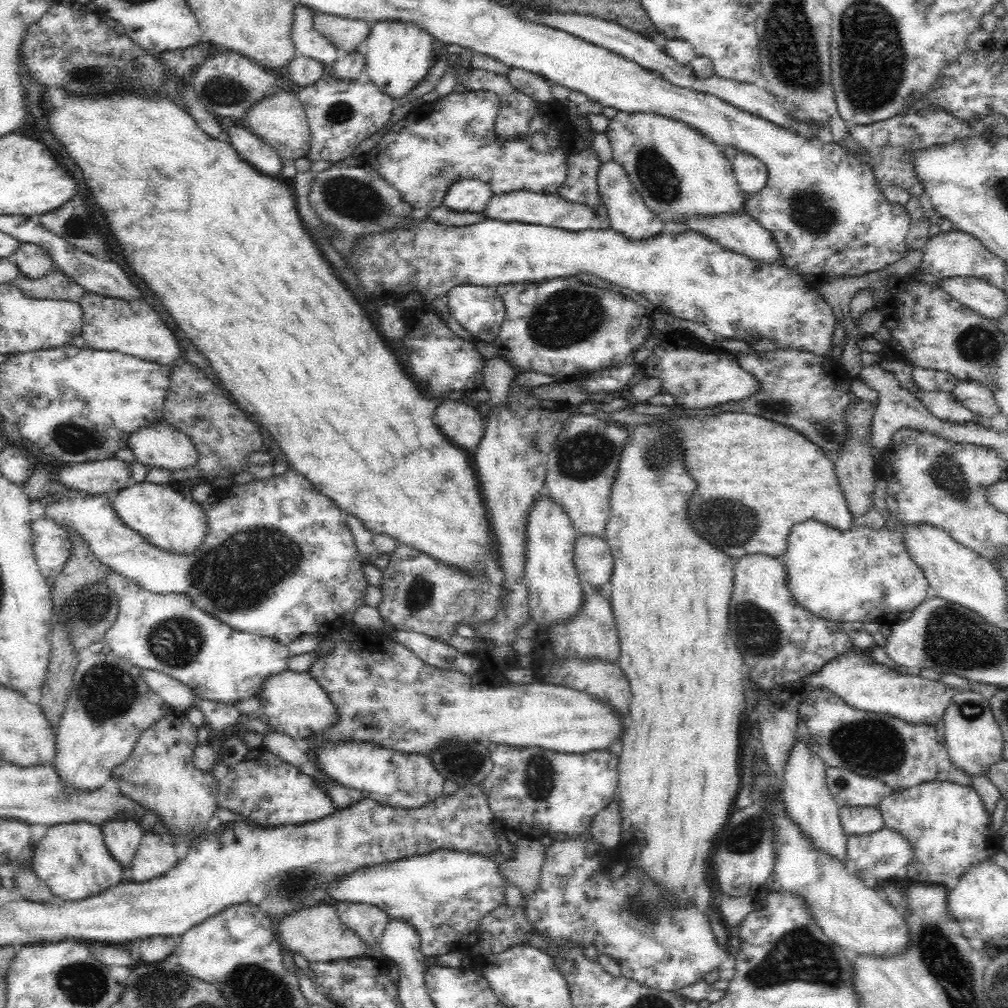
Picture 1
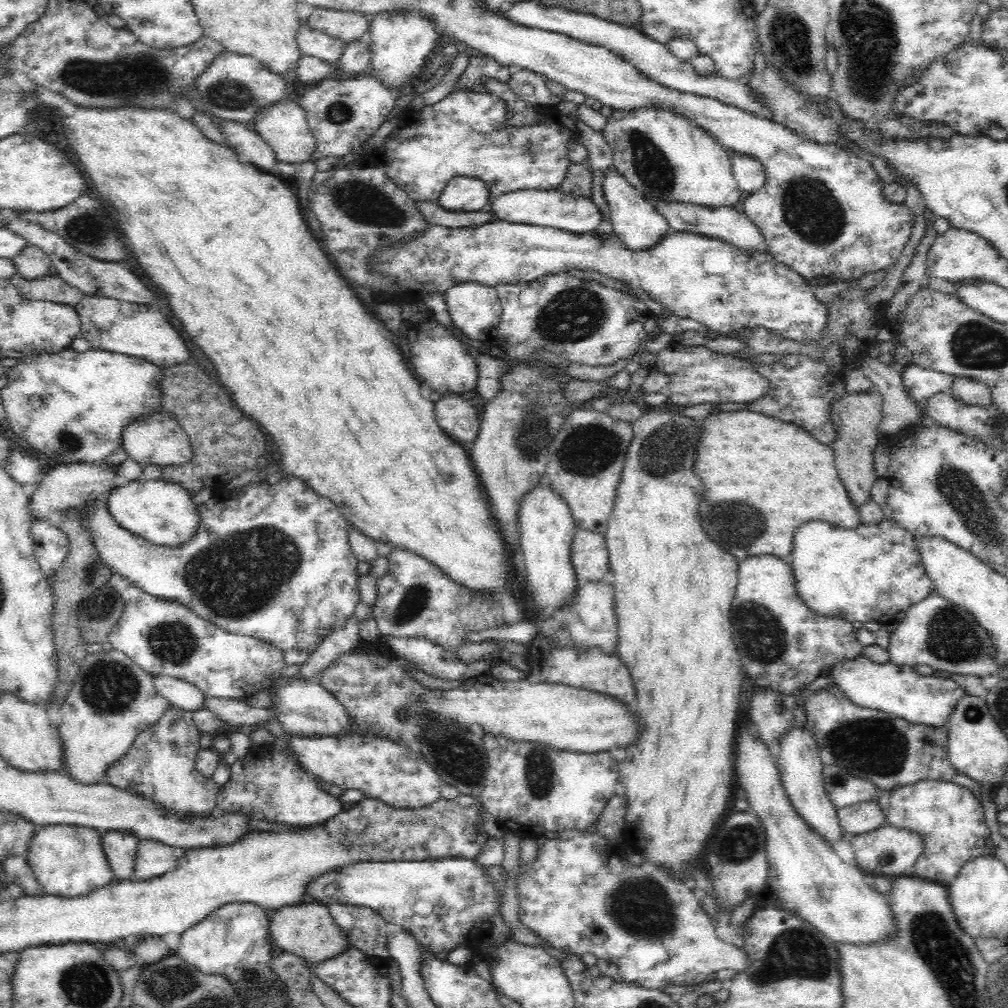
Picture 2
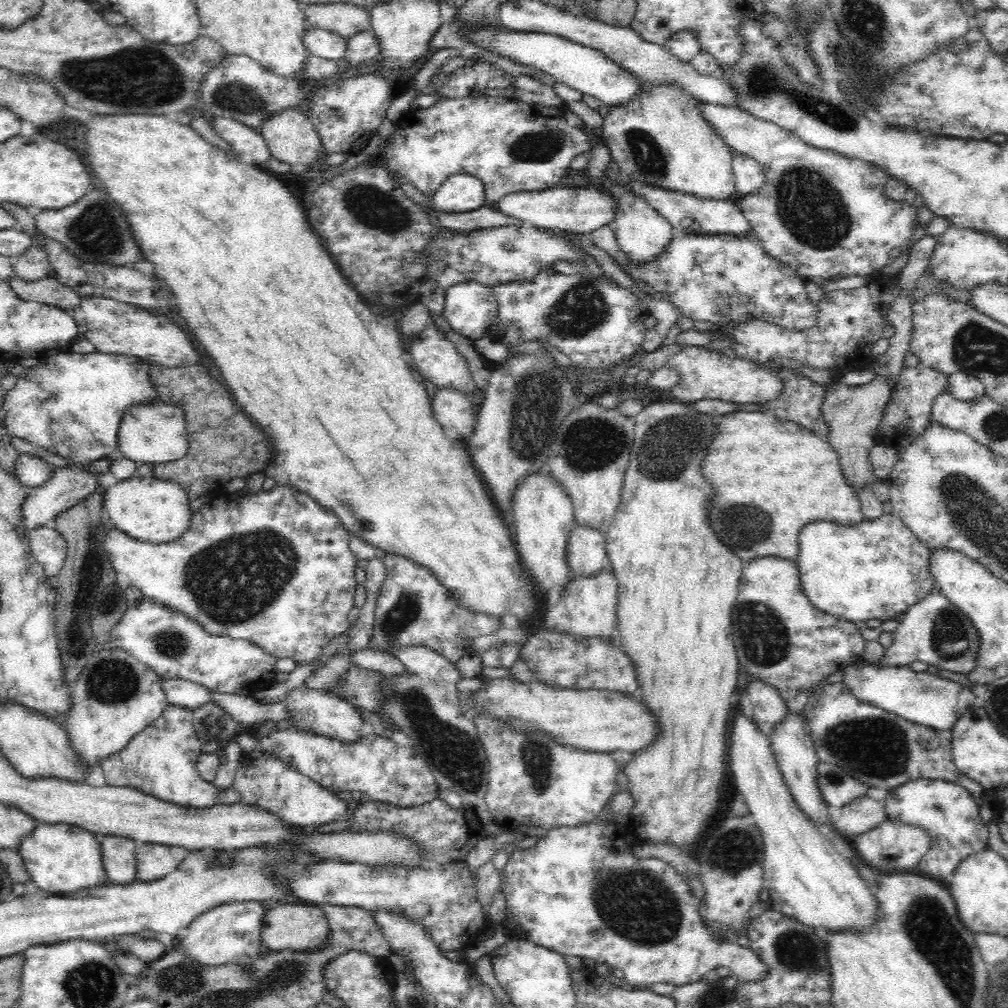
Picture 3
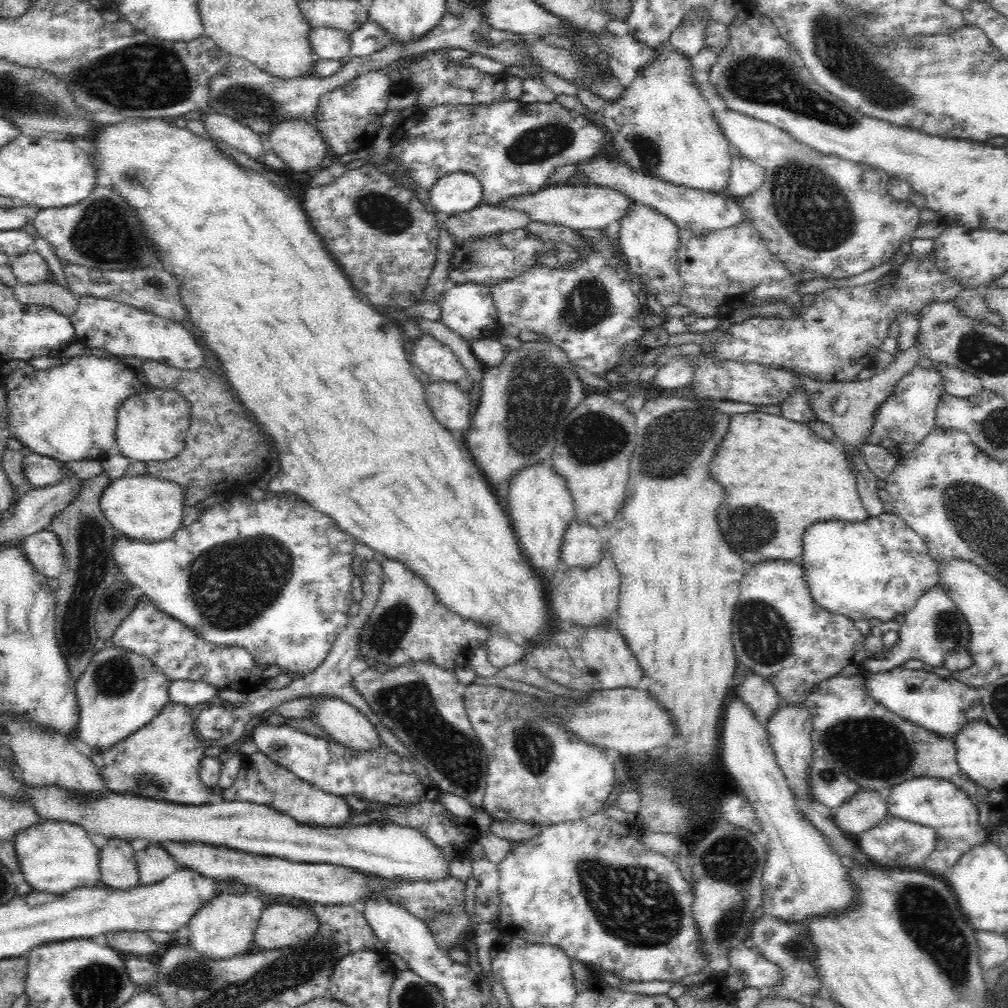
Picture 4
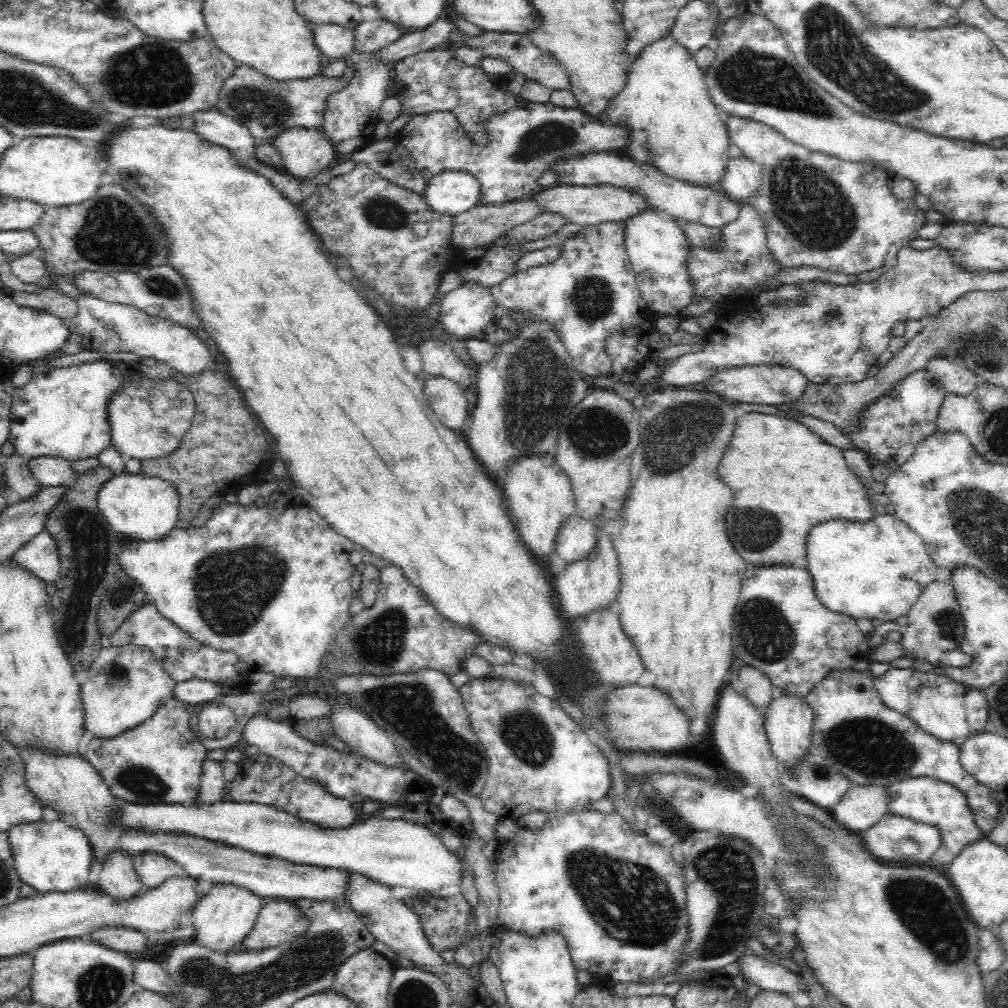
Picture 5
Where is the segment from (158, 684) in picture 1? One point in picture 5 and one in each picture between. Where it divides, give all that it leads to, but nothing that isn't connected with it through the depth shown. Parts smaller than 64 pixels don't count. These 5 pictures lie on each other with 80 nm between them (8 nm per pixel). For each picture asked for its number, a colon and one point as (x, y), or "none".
2: (180, 695)
3: (178, 692)
4: (188, 693)
5: (198, 692)

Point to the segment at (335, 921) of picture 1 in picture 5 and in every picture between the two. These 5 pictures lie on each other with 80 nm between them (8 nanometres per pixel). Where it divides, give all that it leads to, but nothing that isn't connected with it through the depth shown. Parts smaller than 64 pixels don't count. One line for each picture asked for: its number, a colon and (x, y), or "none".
2: (309, 931)
3: (289, 927)
4: (280, 925)
5: (279, 922)

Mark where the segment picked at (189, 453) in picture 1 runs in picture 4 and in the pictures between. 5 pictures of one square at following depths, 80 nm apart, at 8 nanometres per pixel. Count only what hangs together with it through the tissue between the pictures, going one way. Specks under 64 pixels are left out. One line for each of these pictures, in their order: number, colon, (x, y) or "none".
2: (157, 439)
3: (155, 434)
4: (152, 426)

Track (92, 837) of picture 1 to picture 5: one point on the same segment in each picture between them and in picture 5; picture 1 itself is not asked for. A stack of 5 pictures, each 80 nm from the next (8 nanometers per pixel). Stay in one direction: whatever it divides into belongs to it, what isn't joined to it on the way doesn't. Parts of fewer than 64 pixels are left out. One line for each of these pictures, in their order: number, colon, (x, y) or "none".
2: (69, 861)
3: (61, 859)
4: (55, 857)
5: (53, 855)

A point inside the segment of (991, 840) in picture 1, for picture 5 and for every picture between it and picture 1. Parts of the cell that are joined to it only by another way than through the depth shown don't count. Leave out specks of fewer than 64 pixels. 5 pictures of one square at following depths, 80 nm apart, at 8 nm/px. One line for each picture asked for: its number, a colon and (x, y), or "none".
2: (948, 817)
3: (945, 810)
4: (943, 806)
5: (927, 800)

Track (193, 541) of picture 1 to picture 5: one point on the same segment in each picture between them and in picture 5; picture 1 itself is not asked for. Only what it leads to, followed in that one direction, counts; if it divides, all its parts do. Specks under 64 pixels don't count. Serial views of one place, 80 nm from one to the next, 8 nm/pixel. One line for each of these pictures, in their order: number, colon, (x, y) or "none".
2: (163, 513)
3: (155, 510)
4: (144, 508)
5: (147, 508)

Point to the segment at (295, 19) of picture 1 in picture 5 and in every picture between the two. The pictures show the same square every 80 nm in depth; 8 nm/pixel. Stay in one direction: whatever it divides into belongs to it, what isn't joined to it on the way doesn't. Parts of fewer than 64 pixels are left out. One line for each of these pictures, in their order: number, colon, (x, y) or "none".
2: (311, 42)
3: (320, 43)
4: (327, 43)
5: (334, 42)

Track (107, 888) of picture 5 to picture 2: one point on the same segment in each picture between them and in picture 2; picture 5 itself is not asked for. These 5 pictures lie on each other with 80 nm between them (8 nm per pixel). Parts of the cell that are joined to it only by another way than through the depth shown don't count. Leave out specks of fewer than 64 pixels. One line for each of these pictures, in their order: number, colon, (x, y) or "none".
2: (120, 846)
3: (119, 854)
4: (117, 863)

